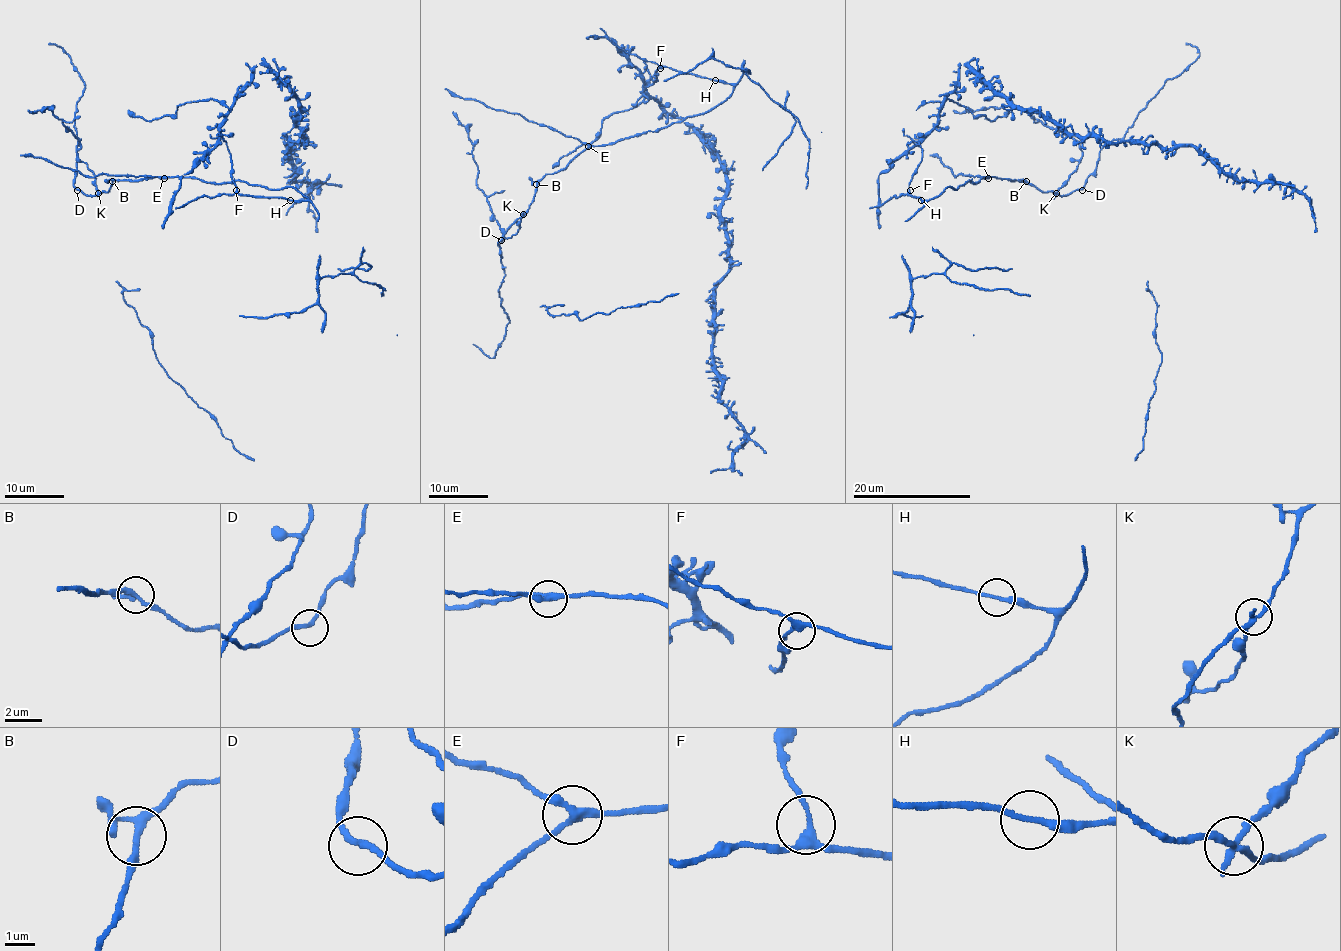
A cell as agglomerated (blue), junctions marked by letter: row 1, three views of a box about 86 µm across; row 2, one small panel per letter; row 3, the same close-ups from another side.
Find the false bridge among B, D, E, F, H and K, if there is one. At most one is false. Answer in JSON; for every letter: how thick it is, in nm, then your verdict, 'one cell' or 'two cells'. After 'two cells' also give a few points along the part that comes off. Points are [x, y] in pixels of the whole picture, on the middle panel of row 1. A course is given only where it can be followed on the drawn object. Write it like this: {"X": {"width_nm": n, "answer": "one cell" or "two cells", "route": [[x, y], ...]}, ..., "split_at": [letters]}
{"B": {"width_nm": 200, "answer": "one cell"}, "D": {"width_nm": 200, "answer": "one cell"}, "E": {"width_nm": 280, "answer": "one cell"}, "F": {"width_nm": 220, "answer": "one cell"}, "H": {"width_nm": 200, "answer": "one cell"}, "K": {"width_nm": 240, "answer": "two cells", "route": [[523, 214], [520, 229], [501, 240], [504, 238], [489, 202], [476, 184], [478, 170], [469, 130], [453, 111]]}, "split_at": ["K"]}

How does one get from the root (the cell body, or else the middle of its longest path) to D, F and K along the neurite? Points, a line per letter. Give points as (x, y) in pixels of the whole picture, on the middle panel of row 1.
D: (713, 80), (730, 83), (732, 92), (707, 111), (653, 131), (588, 146), (547, 174), (529, 208), (501, 240)
F: (713, 80), (668, 67), (660, 68)
K: (713, 80), (732, 86), (722, 102), (653, 131), (585, 148), (538, 183), (523, 214)

